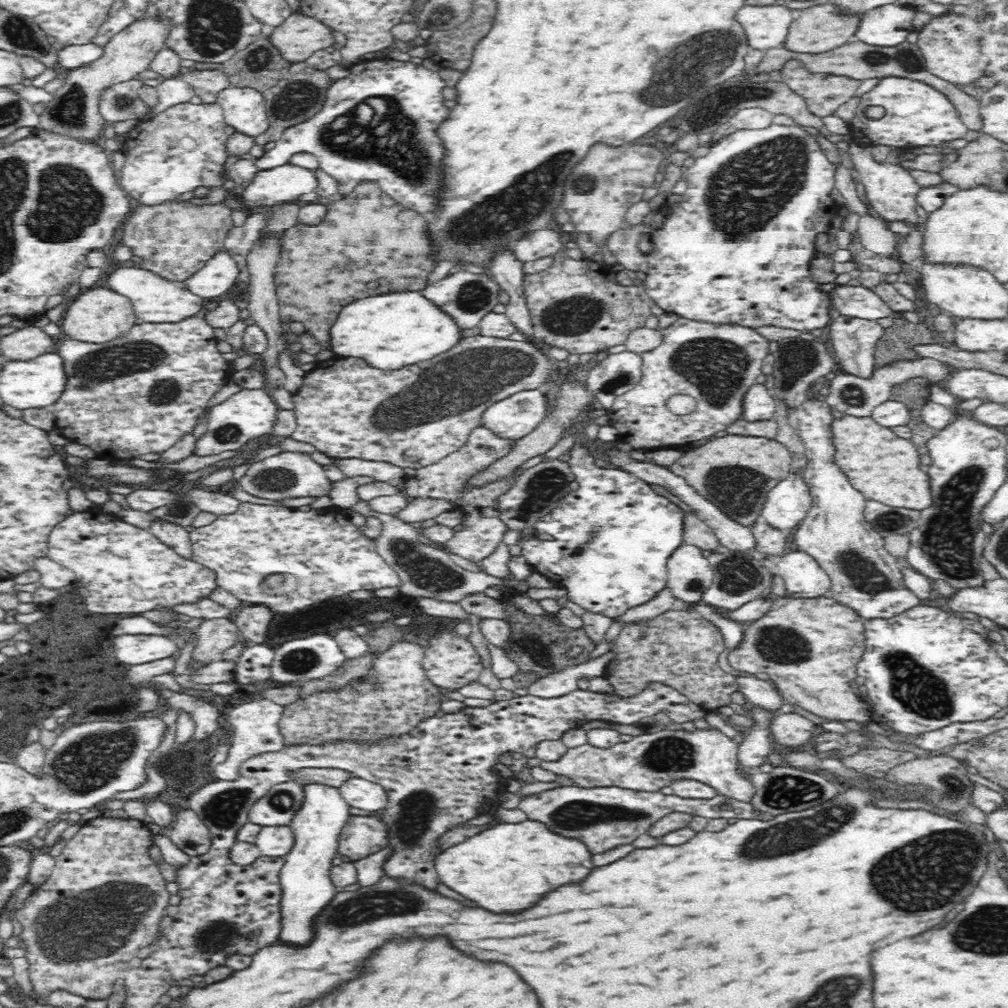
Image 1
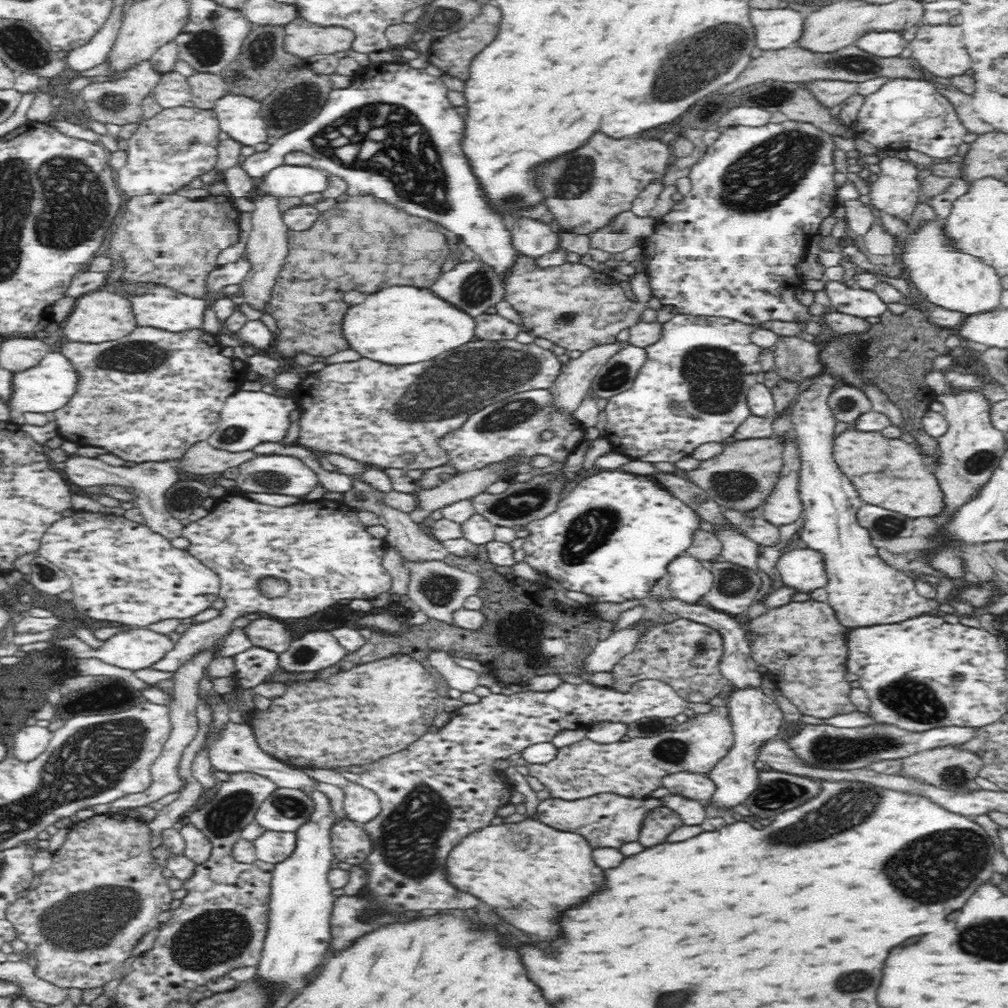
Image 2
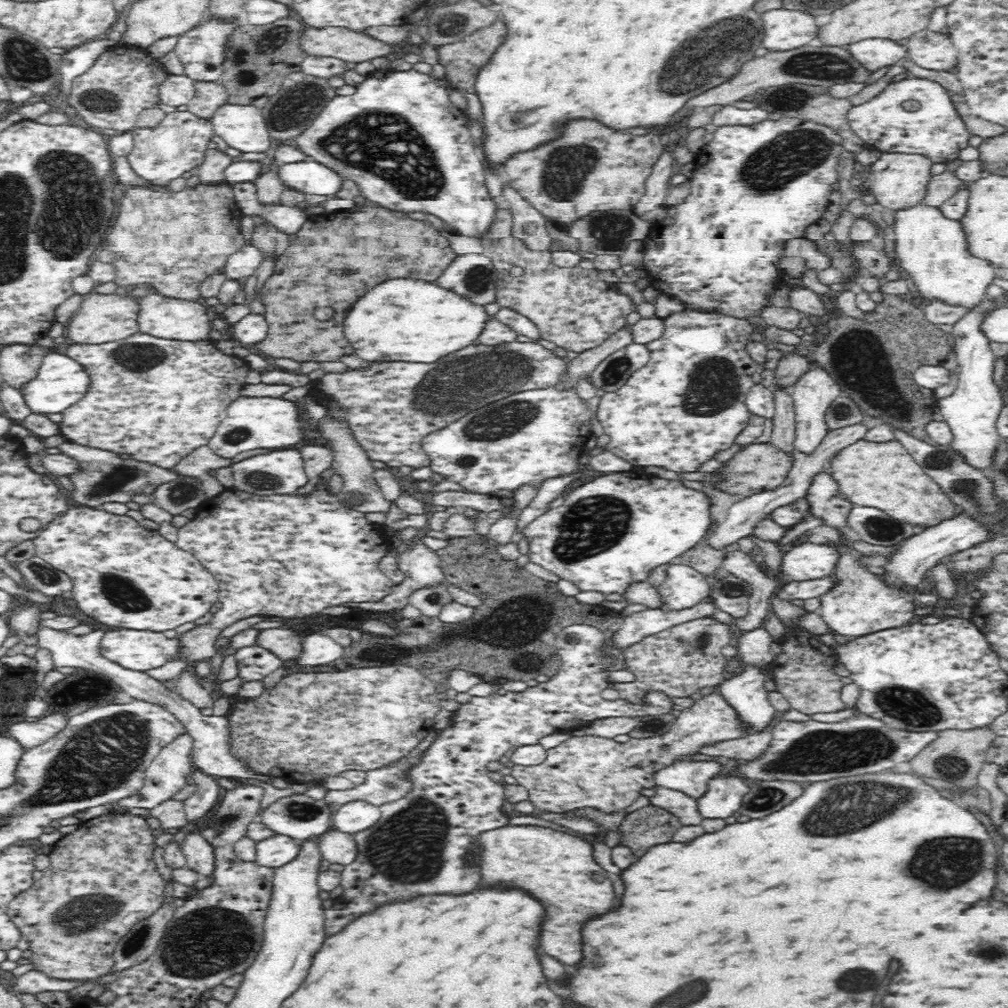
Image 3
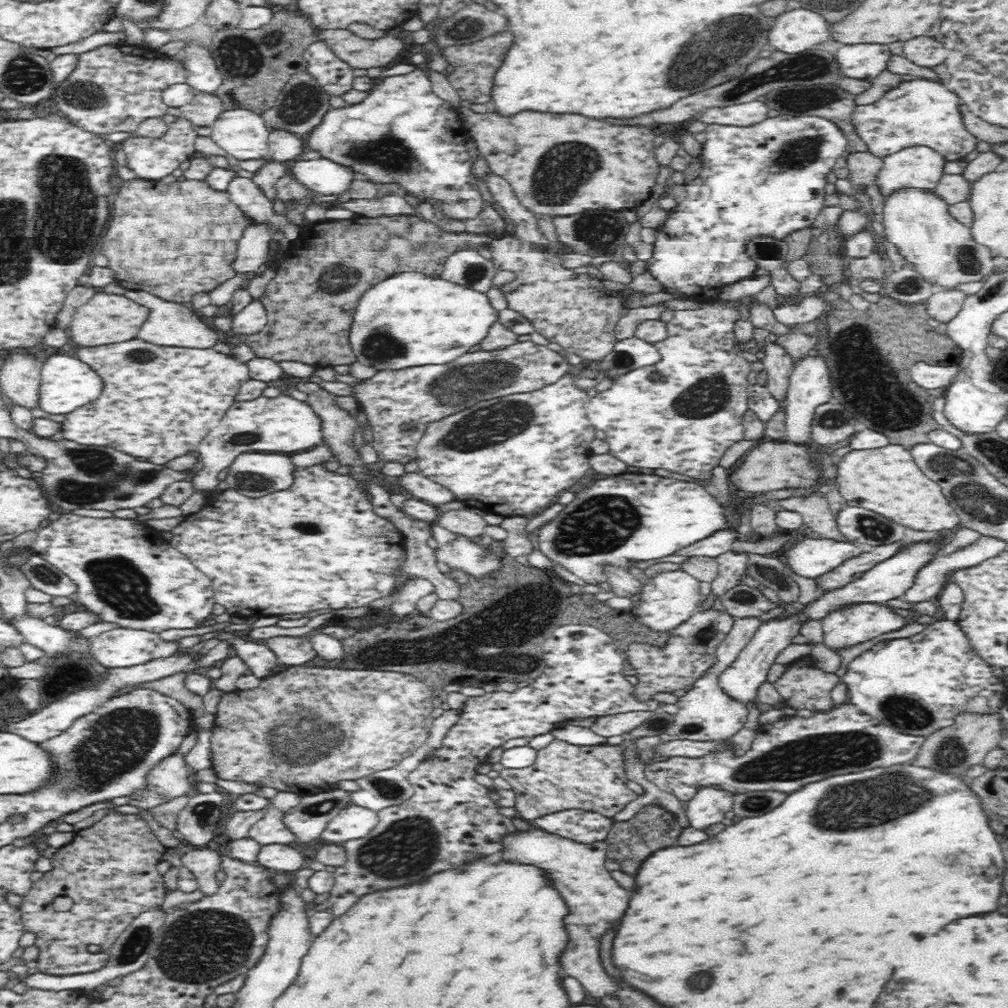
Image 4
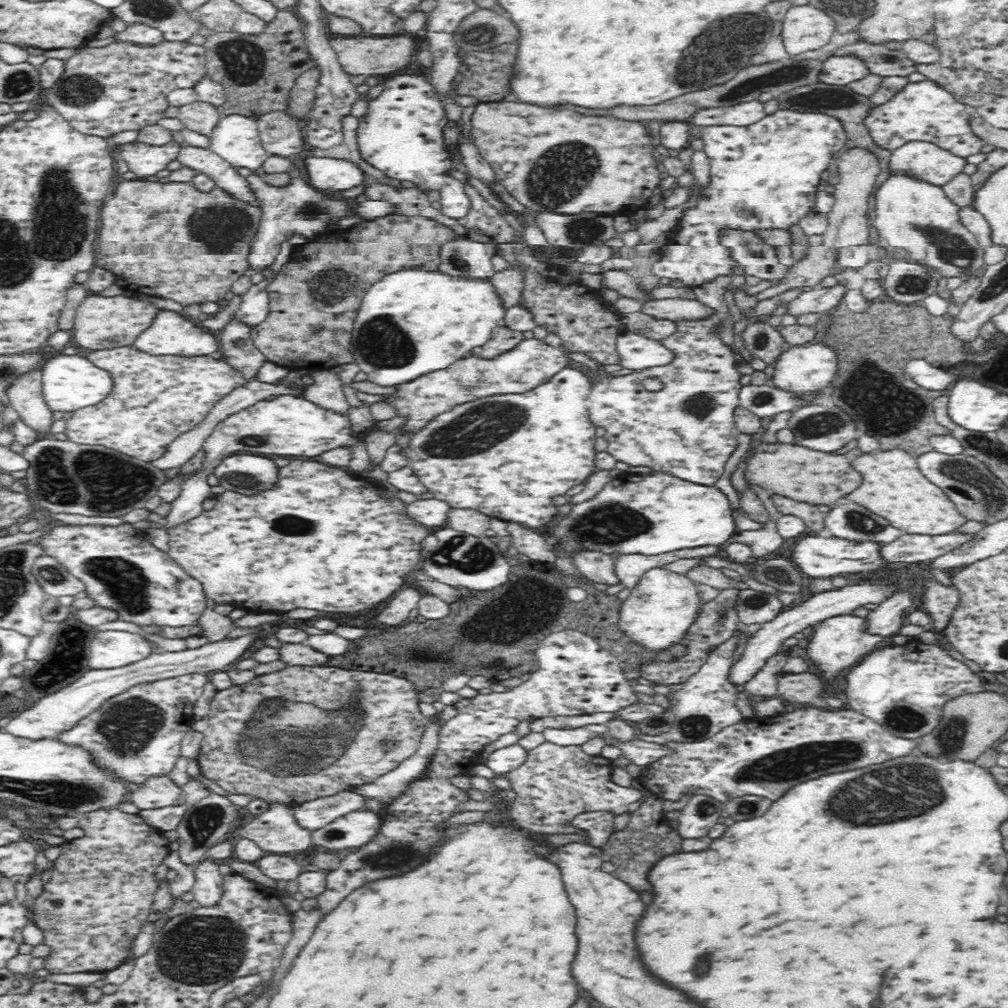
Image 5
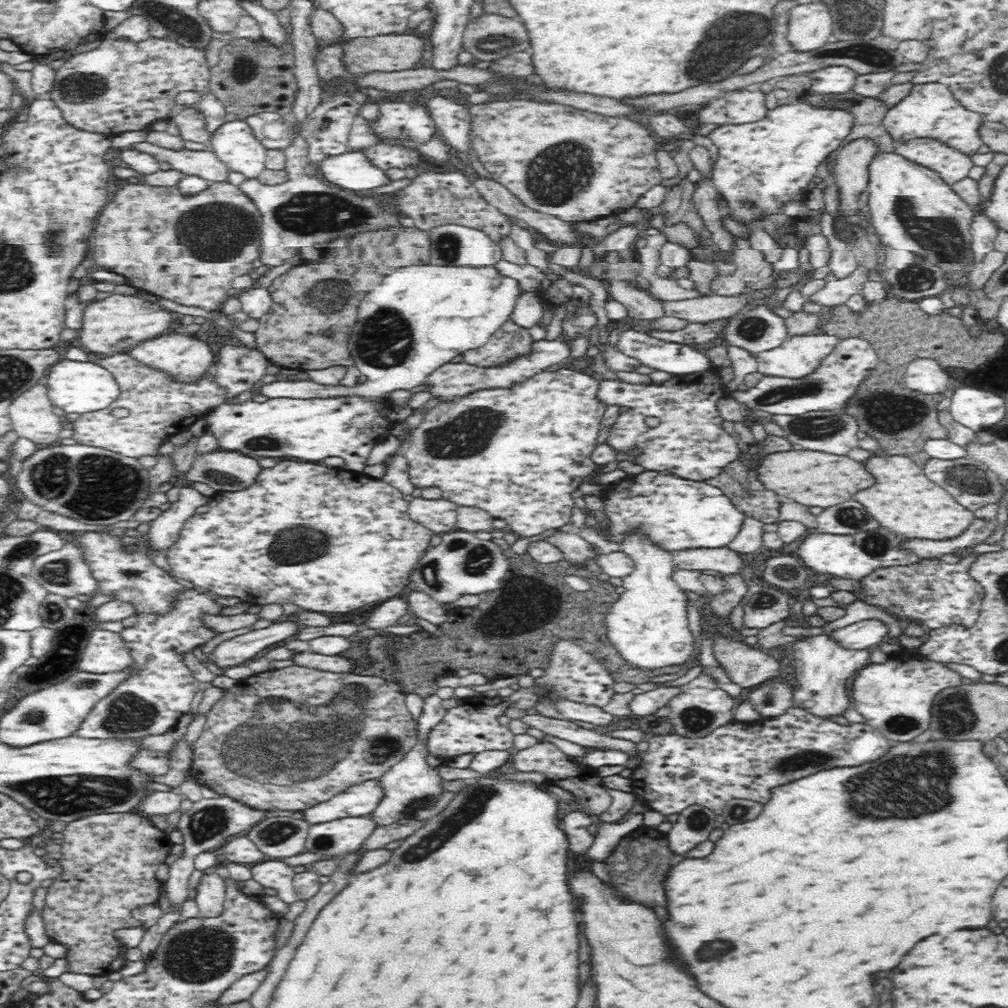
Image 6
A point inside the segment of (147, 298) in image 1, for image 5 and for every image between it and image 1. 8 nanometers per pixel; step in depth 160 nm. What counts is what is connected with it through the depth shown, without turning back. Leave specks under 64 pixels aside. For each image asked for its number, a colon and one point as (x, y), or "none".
2: (160, 308)
3: (173, 319)
4: (169, 324)
5: (171, 335)

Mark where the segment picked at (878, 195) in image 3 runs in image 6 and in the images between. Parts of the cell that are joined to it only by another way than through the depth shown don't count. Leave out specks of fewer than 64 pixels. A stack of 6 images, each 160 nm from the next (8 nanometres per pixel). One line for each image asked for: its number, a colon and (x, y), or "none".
4: (918, 166)
5: (926, 160)
6: (952, 165)

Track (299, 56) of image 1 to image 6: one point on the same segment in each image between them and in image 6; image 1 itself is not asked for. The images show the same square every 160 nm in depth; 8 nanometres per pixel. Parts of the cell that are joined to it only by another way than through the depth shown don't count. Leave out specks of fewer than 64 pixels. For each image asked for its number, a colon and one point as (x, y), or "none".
2: (303, 39)
3: (348, 45)
4: (361, 53)
5: (362, 55)
6: (391, 52)

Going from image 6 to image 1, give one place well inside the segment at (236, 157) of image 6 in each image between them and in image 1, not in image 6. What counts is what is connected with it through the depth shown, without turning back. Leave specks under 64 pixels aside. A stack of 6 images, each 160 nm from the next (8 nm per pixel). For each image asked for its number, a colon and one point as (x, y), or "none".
1: (244, 109)
2: (240, 117)
3: (242, 127)
4: (242, 134)
5: (235, 138)

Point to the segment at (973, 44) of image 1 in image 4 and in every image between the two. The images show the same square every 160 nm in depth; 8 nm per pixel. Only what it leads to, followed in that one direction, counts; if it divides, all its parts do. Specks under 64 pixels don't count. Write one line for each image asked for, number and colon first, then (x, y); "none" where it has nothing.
2: (939, 49)
3: (933, 51)
4: (926, 51)

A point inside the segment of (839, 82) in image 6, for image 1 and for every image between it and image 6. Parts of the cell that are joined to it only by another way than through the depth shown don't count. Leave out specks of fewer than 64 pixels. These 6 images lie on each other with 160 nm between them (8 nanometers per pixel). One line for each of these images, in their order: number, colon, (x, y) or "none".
1: (887, 26)
2: (881, 44)
3: (874, 54)
4: (859, 61)
5: (837, 70)

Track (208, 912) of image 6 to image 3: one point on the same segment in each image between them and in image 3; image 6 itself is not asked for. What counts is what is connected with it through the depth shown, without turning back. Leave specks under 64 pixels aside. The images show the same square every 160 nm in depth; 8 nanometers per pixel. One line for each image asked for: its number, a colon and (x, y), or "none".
3: (200, 857)
4: (205, 863)
5: (208, 887)

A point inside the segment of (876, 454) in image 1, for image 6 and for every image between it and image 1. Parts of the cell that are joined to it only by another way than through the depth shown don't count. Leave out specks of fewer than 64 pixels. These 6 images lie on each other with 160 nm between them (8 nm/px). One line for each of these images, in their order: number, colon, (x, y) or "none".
2: (888, 473)
3: (884, 476)
4: (888, 481)
5: (894, 487)
6: (906, 500)

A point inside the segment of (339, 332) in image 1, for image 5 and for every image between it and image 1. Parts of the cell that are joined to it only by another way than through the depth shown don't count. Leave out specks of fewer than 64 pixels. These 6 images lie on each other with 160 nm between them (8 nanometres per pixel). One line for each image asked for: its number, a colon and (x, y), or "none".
2: (391, 327)
3: (408, 319)
4: (410, 320)
5: (431, 319)

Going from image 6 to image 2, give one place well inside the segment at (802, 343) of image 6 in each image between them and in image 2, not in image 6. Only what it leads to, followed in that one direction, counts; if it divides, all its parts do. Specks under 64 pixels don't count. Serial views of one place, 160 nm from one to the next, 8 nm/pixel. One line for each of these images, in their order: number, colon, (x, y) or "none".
2: (863, 590)
3: (812, 394)
4: (809, 386)
5: (807, 369)

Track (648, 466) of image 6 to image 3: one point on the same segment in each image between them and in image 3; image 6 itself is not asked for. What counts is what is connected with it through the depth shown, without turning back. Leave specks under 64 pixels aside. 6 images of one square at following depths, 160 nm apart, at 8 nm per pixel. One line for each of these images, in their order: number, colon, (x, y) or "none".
3: (688, 403)
4: (684, 423)
5: (686, 429)

